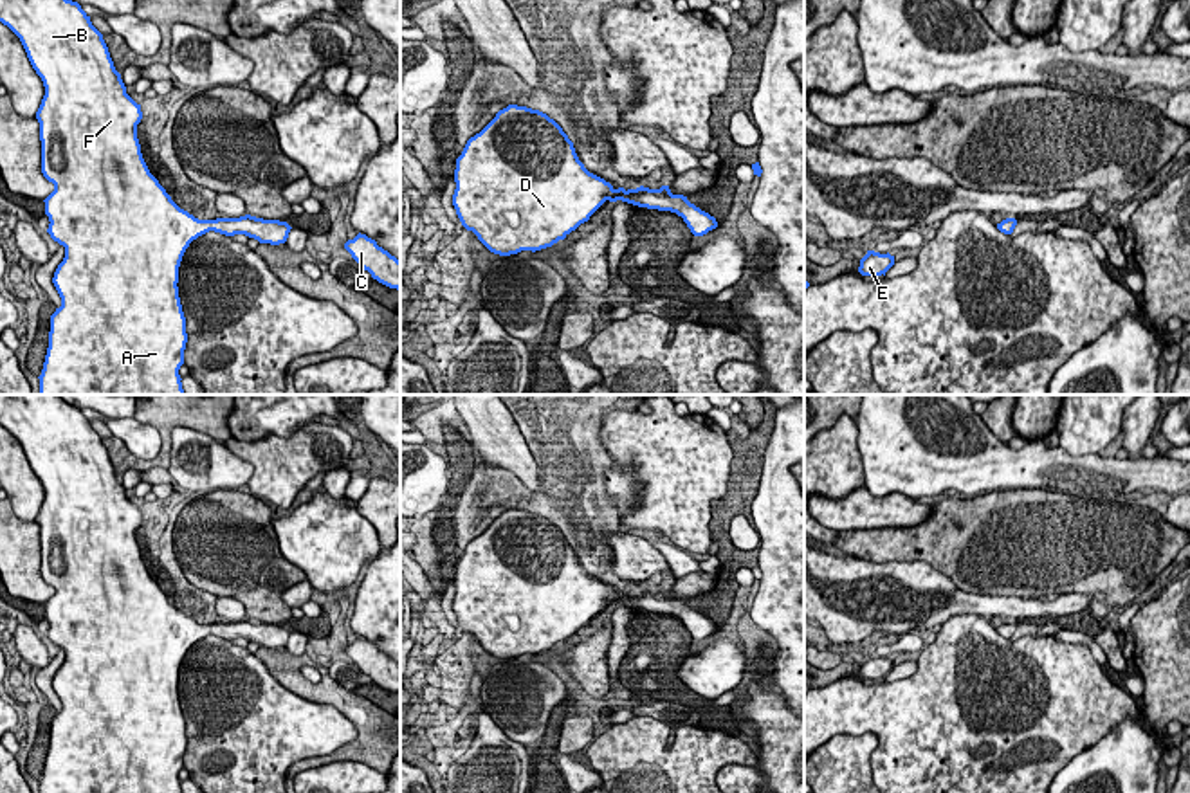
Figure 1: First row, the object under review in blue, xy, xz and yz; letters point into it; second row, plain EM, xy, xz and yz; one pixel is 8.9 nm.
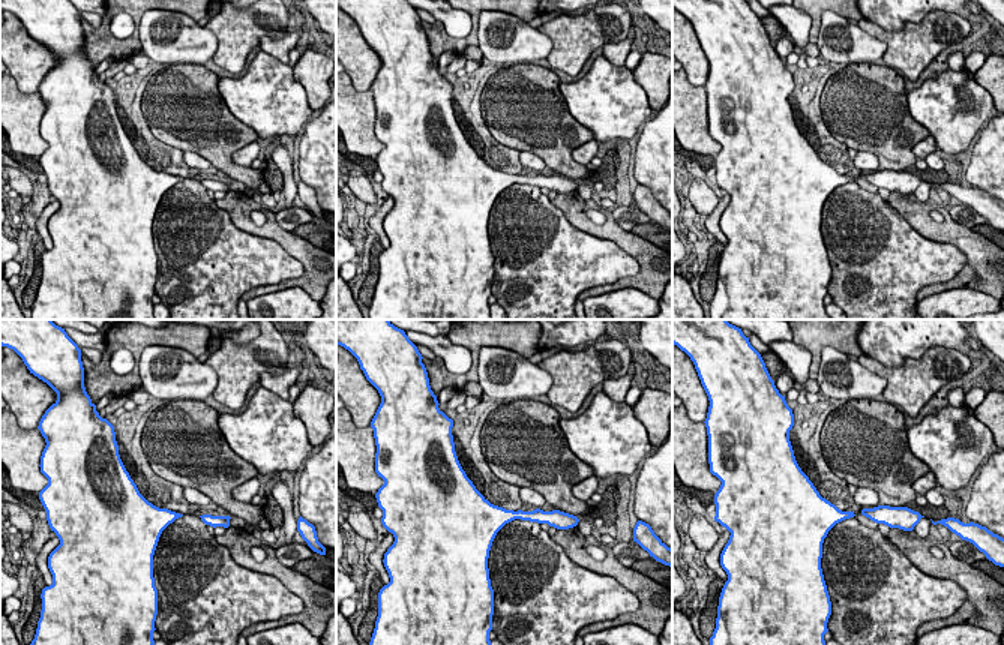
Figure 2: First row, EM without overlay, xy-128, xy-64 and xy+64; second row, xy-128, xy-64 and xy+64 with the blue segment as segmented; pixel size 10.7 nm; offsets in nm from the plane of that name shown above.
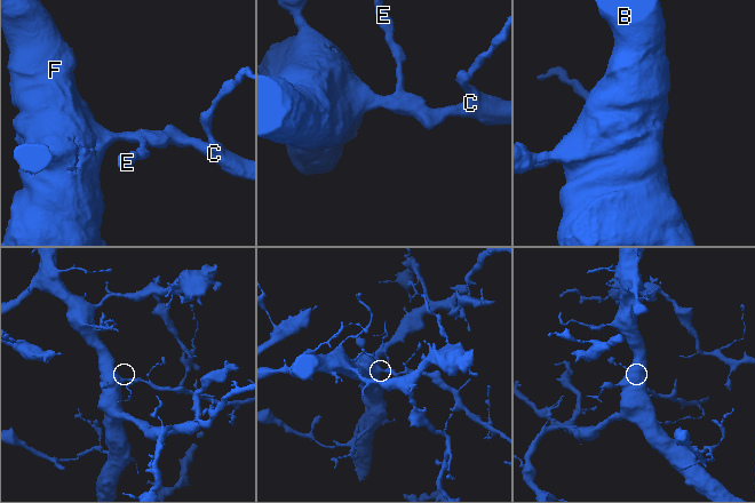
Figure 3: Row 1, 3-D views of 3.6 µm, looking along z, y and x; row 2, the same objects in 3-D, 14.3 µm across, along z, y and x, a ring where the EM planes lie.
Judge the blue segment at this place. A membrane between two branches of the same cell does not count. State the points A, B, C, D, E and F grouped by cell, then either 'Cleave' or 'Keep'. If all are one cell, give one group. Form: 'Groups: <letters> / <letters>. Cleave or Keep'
Groups: A B C D E F. Keep

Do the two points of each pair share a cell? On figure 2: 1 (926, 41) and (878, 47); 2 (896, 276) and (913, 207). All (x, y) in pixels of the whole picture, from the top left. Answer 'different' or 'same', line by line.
1: different
2: different

